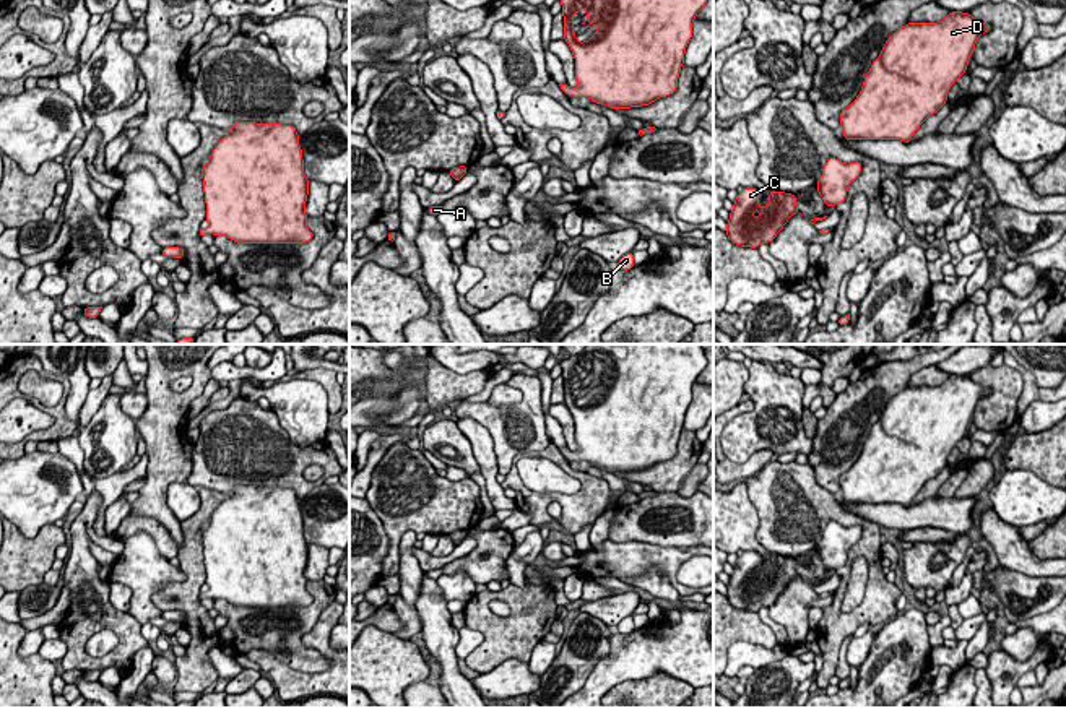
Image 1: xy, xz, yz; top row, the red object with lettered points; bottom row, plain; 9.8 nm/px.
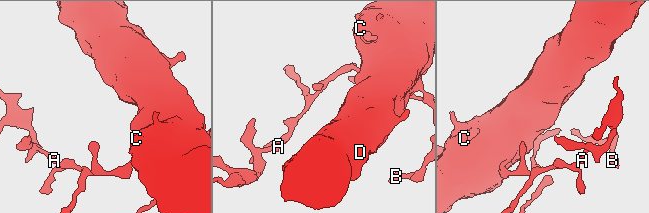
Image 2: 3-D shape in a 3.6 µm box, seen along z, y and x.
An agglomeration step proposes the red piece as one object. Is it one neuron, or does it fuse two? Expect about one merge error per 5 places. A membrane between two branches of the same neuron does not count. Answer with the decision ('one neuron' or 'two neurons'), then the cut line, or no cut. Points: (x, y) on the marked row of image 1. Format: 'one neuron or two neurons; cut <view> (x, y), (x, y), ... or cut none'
one neuron; cut none

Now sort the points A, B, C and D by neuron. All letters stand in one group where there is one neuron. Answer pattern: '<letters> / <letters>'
A B C D

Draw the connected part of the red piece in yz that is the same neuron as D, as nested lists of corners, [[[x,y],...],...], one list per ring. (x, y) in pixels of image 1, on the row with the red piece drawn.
[[[951,11],[938,23],[907,23],[887,37],[879,57],[864,76],[856,99],[840,112],[845,140],[900,140],[910,143],[913,133],[947,102],[947,91],[967,71],[975,44],[991,24],[975,19],[970,13]]]

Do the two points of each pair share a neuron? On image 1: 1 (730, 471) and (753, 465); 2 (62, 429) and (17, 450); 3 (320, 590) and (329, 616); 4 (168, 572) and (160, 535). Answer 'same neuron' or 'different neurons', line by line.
1: same neuron
2: same neuron
3: different neurons
4: different neurons

